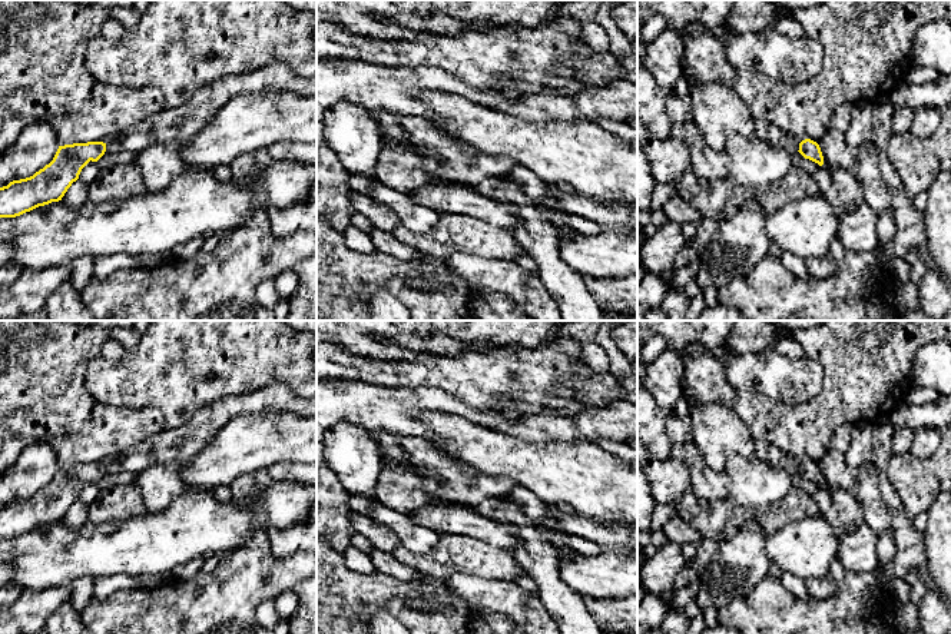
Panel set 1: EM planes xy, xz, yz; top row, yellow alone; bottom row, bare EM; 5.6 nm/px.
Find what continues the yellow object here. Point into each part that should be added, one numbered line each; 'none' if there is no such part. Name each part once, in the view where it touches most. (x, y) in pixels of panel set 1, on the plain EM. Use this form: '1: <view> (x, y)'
1: xy (172, 445)

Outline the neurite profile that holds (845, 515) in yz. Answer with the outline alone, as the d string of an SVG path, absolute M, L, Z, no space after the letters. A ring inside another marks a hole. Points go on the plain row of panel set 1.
M838 489L832 495L831 507L824 518L829 521L839 537L856 531L864 524L859 502L845 489Z

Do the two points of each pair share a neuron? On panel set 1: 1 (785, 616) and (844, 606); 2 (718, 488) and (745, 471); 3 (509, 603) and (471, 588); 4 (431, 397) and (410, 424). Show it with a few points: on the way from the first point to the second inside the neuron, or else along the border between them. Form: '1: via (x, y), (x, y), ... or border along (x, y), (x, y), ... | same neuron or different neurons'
1: via (799, 616), (829, 616) | same neuron
2: border along (723, 471), (728, 475), (729, 495) | different neurons
3: via (500, 596), (480, 590) | same neuron
4: via (423, 400), (407, 415) | same neuron

